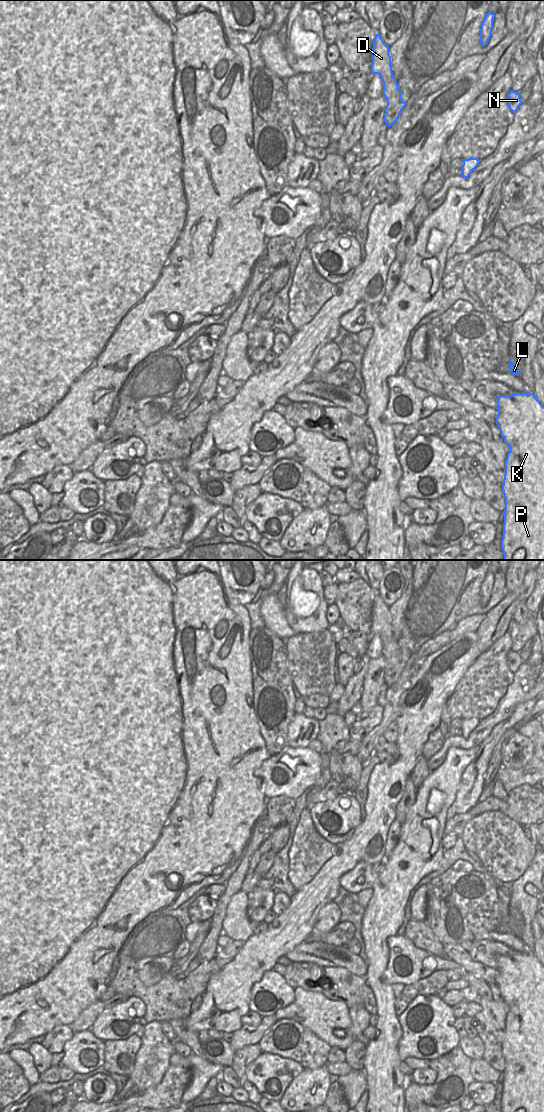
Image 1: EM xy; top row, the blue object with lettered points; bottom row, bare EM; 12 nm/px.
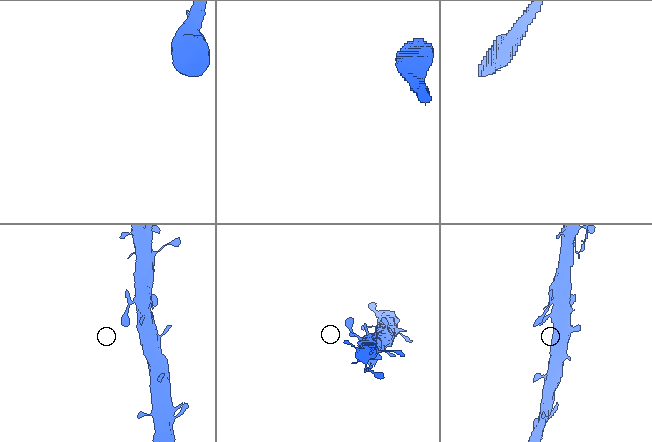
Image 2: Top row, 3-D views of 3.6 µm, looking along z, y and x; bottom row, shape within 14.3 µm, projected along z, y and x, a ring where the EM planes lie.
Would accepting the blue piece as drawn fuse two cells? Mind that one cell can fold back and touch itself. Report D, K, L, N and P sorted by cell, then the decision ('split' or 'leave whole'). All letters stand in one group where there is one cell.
D K L N P | leave whole

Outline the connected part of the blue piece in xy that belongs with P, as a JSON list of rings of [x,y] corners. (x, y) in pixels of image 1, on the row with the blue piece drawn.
[[[533,393],[497,398],[496,424],[509,447],[502,490],[505,498],[503,560],[544,560],[544,406]]]

